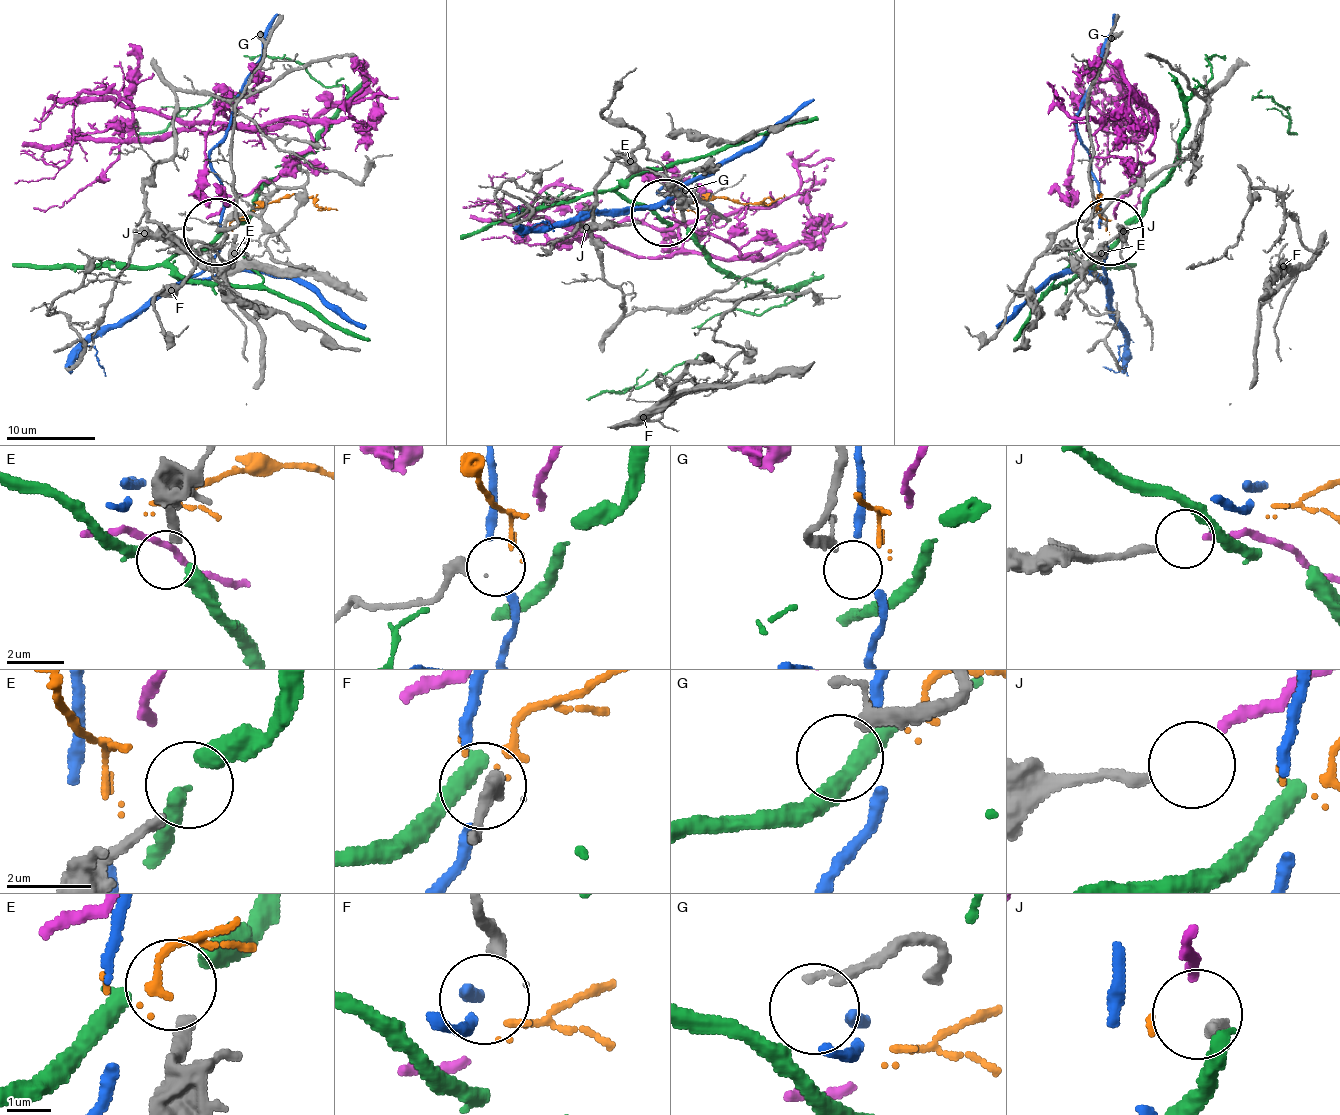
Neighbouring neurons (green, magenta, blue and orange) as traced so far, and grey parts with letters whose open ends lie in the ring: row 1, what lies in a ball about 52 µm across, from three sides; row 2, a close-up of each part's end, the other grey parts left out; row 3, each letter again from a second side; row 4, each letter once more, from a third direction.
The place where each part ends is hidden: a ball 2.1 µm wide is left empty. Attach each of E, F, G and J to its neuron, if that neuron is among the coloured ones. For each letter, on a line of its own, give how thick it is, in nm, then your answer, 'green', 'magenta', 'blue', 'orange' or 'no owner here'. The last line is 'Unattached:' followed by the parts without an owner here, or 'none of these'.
E: calibre 280 nm; no owner here
F: calibre 400 nm; orange
G: calibre 200 nm; no owner here
J: calibre 280 nm; magenta
Unattached: E, G

